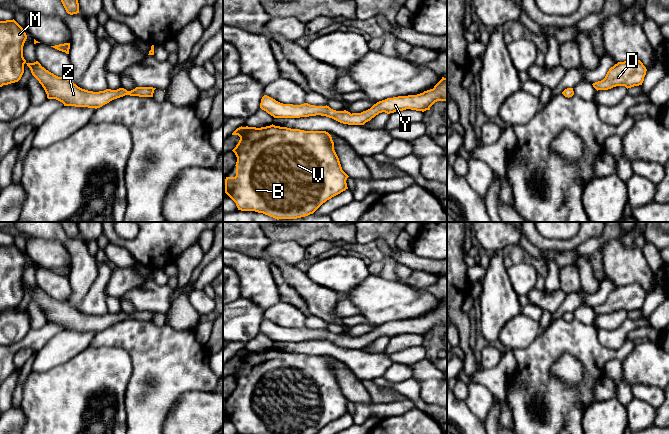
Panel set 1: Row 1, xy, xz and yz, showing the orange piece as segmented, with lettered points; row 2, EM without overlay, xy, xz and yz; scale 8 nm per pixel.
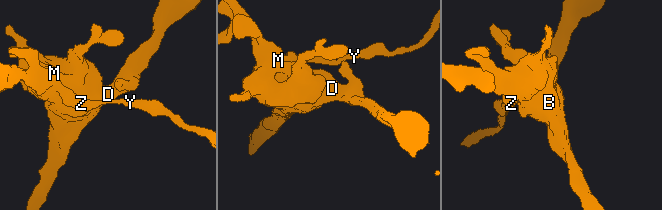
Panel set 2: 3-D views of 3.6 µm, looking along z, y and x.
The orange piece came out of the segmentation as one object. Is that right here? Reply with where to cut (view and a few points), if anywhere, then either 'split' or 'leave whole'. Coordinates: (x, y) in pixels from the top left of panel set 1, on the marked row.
cut xz (352, 114), (352, 117), (346, 123); split

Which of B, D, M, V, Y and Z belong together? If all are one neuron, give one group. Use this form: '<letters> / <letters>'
B D M V Z / Y

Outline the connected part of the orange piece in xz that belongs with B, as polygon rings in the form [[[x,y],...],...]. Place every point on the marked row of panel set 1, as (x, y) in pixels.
[[[270,125],[266,127],[239,127],[232,135],[238,135],[240,140],[236,147],[232,150],[236,157],[236,176],[226,177],[225,179],[225,193],[236,203],[238,210],[241,211],[255,211],[263,213],[277,220],[279,219],[297,219],[313,214],[323,203],[332,197],[340,194],[348,189],[346,180],[349,177],[343,170],[339,158],[334,150],[334,142],[331,135],[326,131],[304,131],[300,129],[291,129],[287,127],[280,127]]]

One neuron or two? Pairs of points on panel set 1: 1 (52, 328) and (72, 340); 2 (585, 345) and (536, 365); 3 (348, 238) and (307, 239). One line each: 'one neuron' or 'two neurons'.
1: two neurons
2: one neuron
3: one neuron

